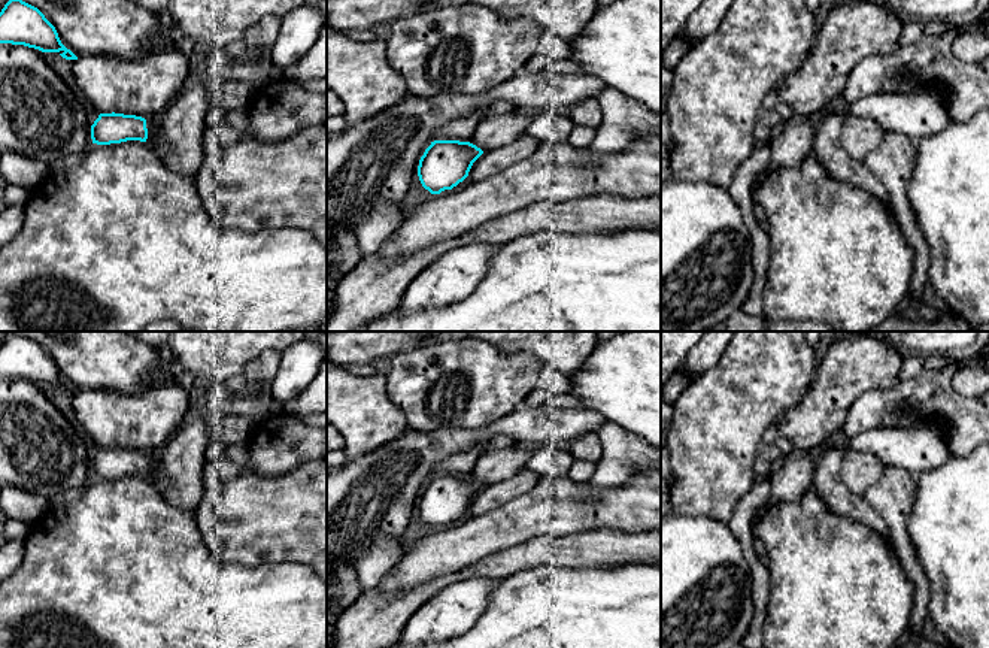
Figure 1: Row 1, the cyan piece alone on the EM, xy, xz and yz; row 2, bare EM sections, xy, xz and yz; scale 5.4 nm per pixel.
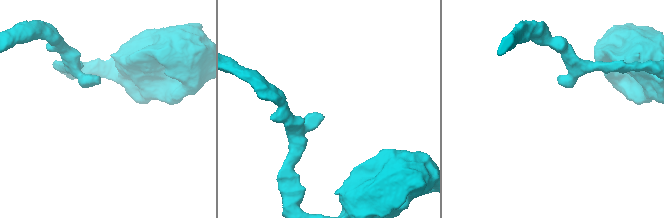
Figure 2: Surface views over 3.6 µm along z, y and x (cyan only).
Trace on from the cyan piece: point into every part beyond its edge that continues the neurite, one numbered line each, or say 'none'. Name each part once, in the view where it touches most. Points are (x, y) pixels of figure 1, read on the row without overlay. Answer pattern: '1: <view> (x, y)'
1: xy (151, 459)

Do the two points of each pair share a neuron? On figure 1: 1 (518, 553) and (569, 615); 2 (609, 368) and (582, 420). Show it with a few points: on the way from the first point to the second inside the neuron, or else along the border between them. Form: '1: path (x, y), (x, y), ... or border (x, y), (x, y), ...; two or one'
1: border (566, 566), (543, 563), (521, 568), (500, 581); two
2: border (588, 406), (606, 418); two

